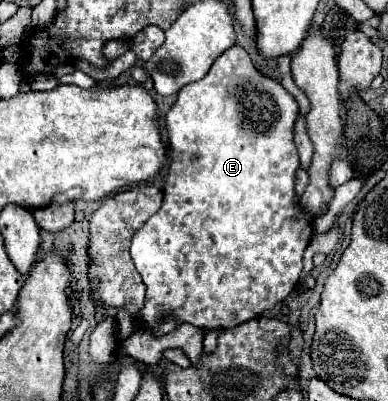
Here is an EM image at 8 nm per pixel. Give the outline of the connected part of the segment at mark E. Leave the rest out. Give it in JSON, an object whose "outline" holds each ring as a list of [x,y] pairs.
{"outline":[[[234,44],[226,52],[222,52],[216,58],[216,64],[212,64],[210,72],[202,80],[192,82],[178,92],[178,100],[166,114],[166,130],[168,130],[172,162],[166,172],[164,202],[162,208],[134,234],[130,244],[132,260],[146,284],[146,304],[142,310],[142,322],[146,320],[148,324],[154,324],[160,318],[174,314],[178,324],[190,322],[196,328],[204,328],[204,330],[224,330],[224,328],[234,328],[246,320],[252,320],[254,316],[272,308],[276,302],[284,300],[290,294],[302,272],[302,254],[312,240],[312,218],[304,214],[304,210],[298,206],[294,198],[294,174],[300,166],[298,152],[292,142],[296,116],[298,116],[298,102],[284,90],[284,86],[278,80],[260,74],[252,64],[248,52],[240,44]]]}

